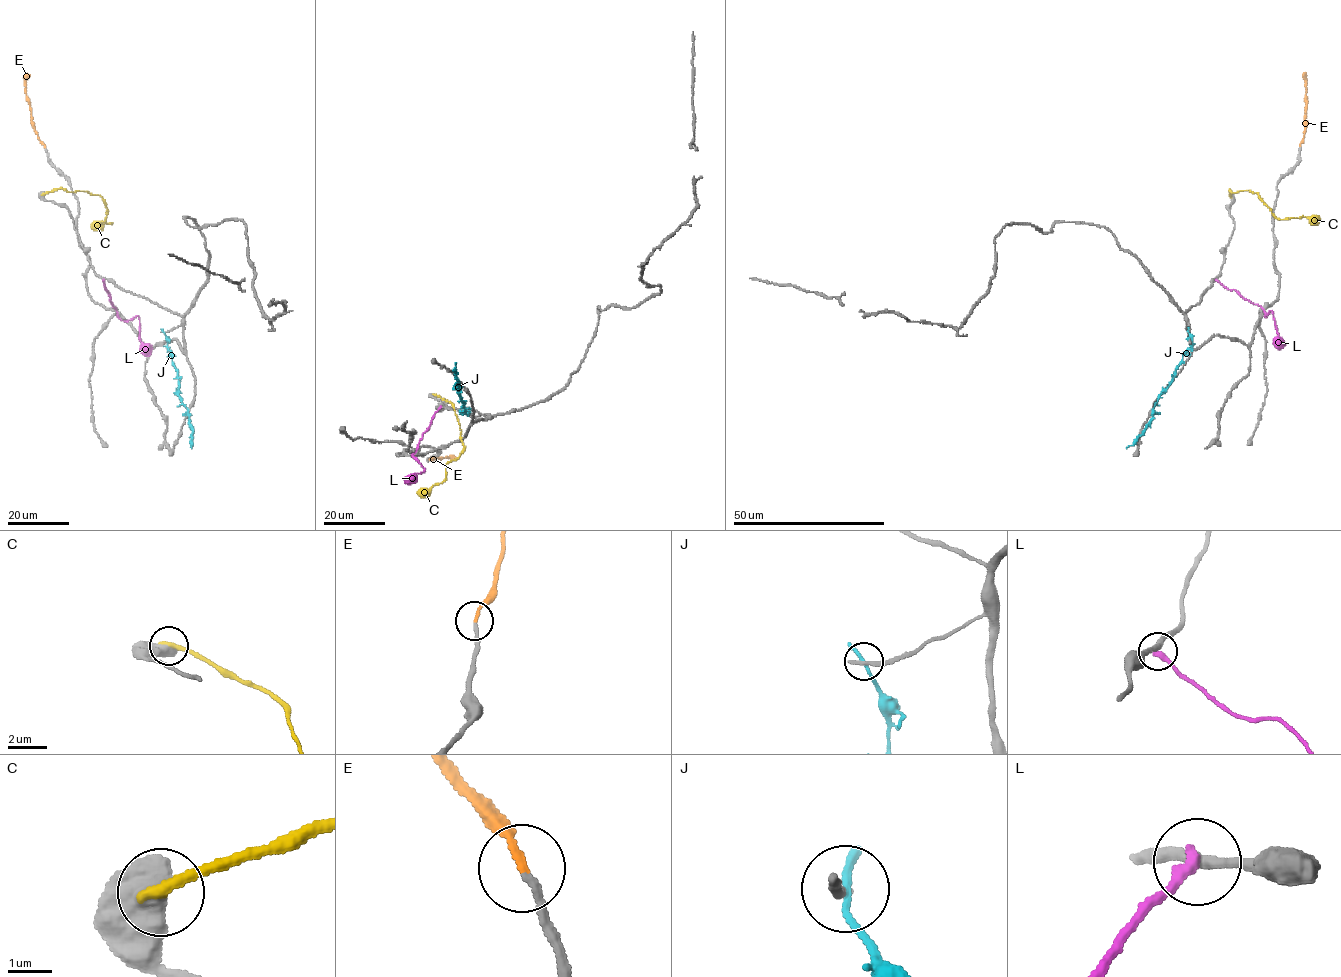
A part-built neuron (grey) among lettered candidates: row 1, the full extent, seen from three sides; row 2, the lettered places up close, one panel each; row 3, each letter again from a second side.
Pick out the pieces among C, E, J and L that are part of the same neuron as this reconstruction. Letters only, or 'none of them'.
E

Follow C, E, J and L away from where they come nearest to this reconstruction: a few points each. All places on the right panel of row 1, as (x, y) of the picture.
C: (1231, 197), (1230, 190), (1256, 192), (1277, 218), (1304, 216), (1317, 223)
E: (1299, 146), (1305, 128), (1306, 79), (1303, 73)
J: (1187, 330), (1192, 346), (1182, 356), (1172, 381), (1160, 395), (1150, 425), (1127, 448)
L: (1216, 279), (1258, 304), (1264, 316), (1271, 311), (1278, 349)

